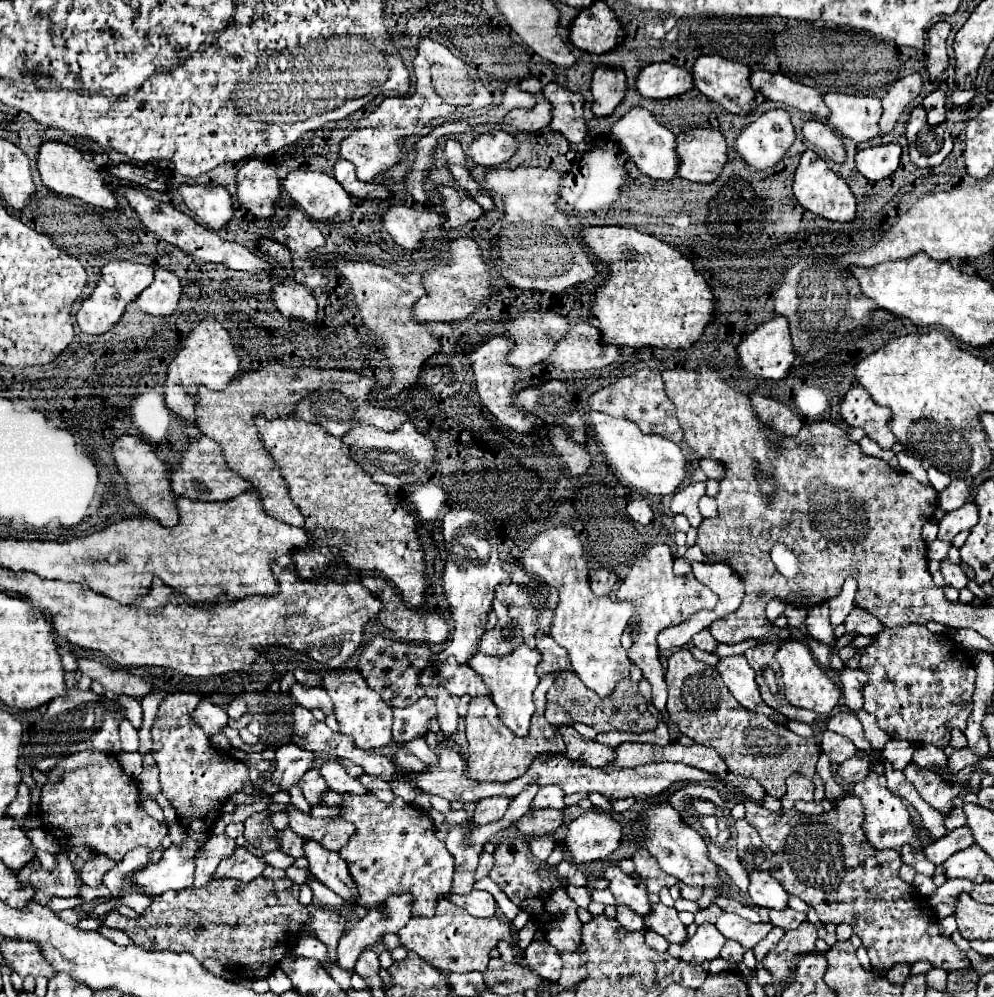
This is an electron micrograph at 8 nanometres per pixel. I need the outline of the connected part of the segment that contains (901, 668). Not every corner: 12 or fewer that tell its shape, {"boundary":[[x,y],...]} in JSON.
{"boundary":[[926,625],[858,649],[864,711],[944,751],[966,729],[970,653]]}

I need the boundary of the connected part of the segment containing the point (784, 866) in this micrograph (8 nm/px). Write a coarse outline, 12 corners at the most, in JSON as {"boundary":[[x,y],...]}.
{"boundary":[[854,795],[802,815],[744,801],[772,877],[848,923],[870,963],[970,969],[862,833]]}

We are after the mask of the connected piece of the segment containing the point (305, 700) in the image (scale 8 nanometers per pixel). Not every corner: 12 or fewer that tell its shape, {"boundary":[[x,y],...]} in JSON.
{"boundary":[[298,681],[288,695],[306,709],[334,711],[322,687],[306,687]]}

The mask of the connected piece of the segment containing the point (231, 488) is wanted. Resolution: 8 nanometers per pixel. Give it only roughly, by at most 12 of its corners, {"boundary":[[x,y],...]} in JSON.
{"boundary":[[210,437],[188,441],[170,469],[176,497],[226,501],[250,485]]}

